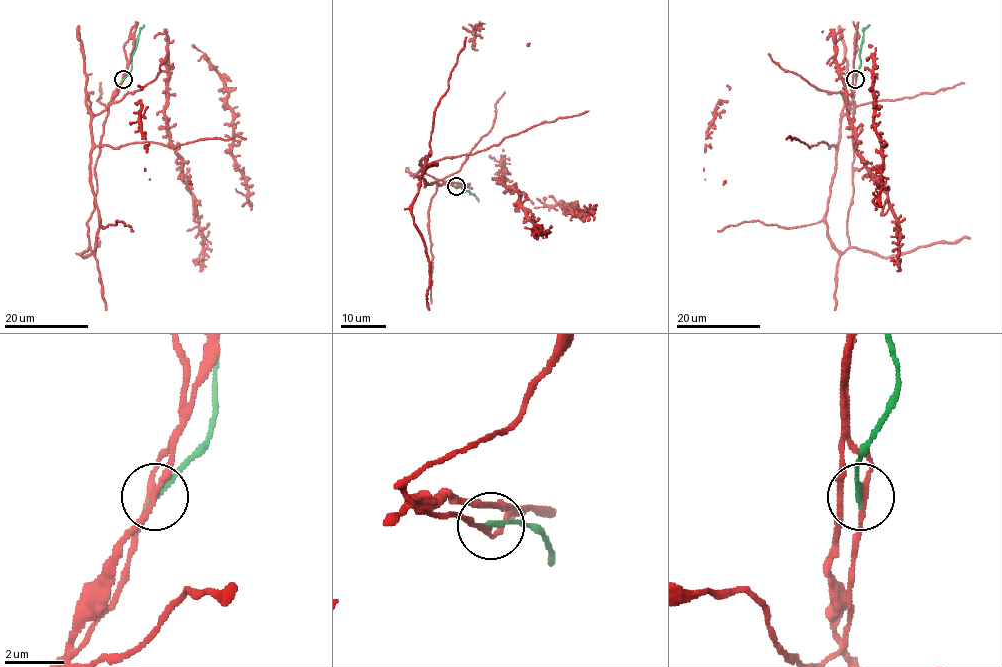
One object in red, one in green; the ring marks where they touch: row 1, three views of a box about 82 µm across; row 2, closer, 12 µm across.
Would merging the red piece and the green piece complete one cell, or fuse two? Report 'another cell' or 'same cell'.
another cell

